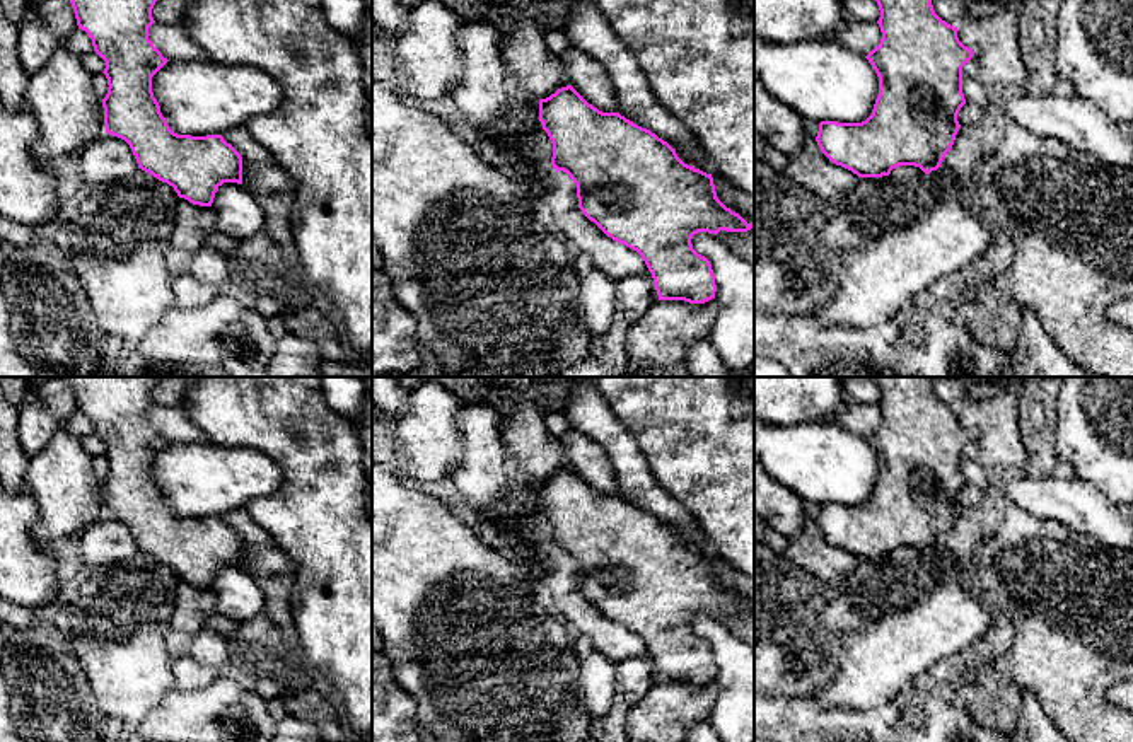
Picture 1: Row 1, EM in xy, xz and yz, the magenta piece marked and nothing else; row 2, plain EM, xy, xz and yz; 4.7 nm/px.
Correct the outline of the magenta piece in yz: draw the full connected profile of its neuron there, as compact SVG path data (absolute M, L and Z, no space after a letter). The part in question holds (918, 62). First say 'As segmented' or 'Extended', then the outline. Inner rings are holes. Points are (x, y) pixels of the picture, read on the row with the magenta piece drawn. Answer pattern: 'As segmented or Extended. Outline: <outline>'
As segmented. Outline: M875 0L882 39L865 58L879 77L872 114L862 123L821 121L816 142L836 165L858 177L889 176L899 165L937 171L961 128L957 114L966 104L962 67L974 51L957 38L957 27L942 20L932 0Z

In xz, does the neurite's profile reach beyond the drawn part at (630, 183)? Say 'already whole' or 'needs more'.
already whole

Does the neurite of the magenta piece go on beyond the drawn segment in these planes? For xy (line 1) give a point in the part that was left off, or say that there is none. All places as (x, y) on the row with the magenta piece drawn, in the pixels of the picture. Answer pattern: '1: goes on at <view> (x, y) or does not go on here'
1: does not go on here

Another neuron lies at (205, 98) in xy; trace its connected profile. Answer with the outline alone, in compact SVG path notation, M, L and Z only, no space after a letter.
M210 58L167 61L152 77L152 92L169 128L177 135L206 136L273 113L283 99L268 73Z

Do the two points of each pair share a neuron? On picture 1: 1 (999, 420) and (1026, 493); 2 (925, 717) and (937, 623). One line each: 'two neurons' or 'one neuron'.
1: two neurons
2: two neurons

